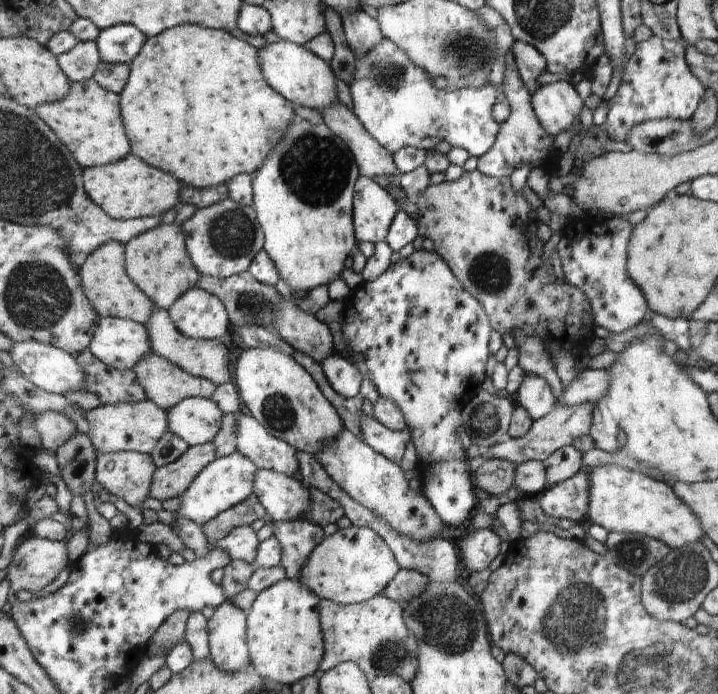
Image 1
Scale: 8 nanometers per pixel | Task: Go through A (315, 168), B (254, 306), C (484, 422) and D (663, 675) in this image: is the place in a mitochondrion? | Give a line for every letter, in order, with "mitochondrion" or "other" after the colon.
A: mitochondrion
B: mitochondrion
C: mitochondrion
D: mitochondrion

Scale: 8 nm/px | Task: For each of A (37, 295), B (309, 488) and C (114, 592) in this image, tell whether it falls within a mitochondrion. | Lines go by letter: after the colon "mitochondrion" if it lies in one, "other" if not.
A: mitochondrion
B: other
C: other

